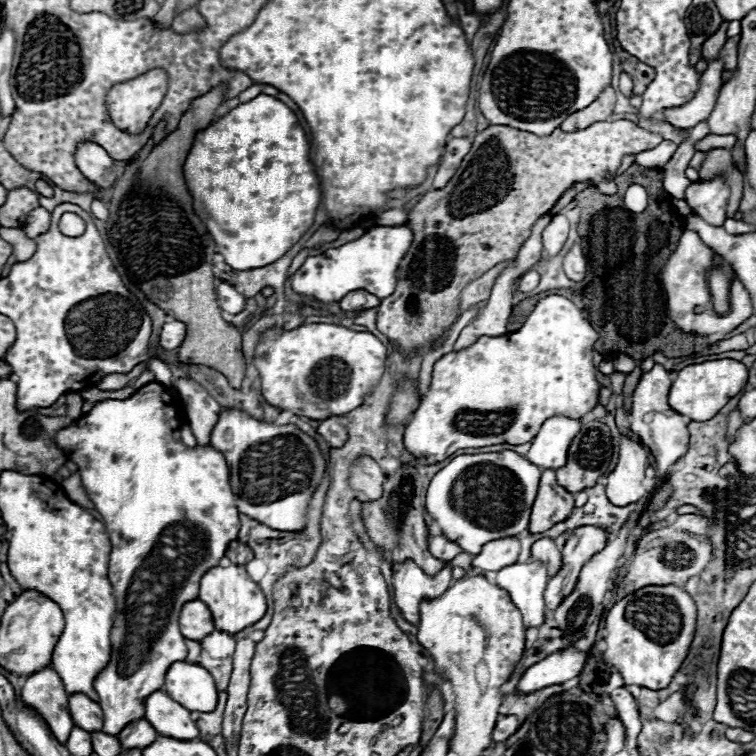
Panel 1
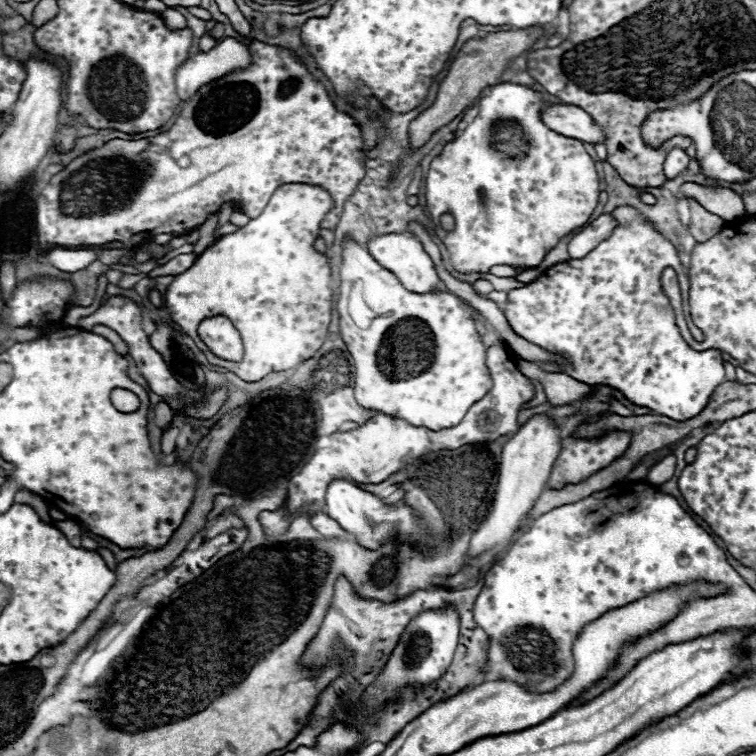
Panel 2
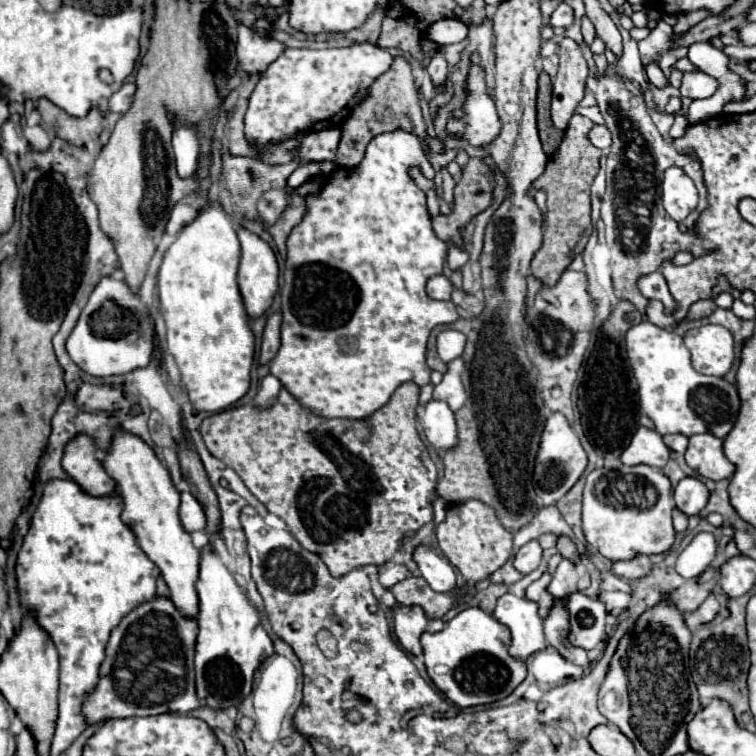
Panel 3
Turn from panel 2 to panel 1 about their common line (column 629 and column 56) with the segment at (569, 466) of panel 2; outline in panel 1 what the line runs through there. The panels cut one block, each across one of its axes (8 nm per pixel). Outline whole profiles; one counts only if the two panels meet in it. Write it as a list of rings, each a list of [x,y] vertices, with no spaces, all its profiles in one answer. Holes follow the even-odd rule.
[[[150,382],[126,400],[98,402],[72,426],[60,430],[54,440],[66,458],[78,466],[86,494],[104,518],[104,524],[108,522],[108,534],[112,538],[110,582],[112,588],[116,588],[116,618],[112,628],[114,652],[110,664],[96,678],[94,688],[100,696],[106,720],[102,732],[116,736],[124,724],[144,718],[144,700],[164,686],[166,670],[174,662],[186,658],[184,636],[178,630],[180,608],[188,600],[198,598],[200,578],[212,566],[218,566],[228,544],[238,538],[240,512],[234,504],[224,456],[212,446],[188,448],[180,442],[174,400],[162,384]]]

